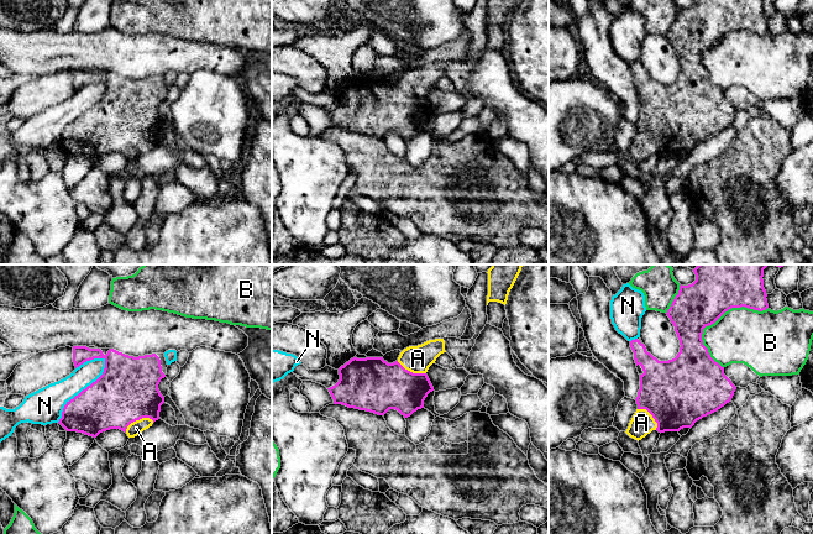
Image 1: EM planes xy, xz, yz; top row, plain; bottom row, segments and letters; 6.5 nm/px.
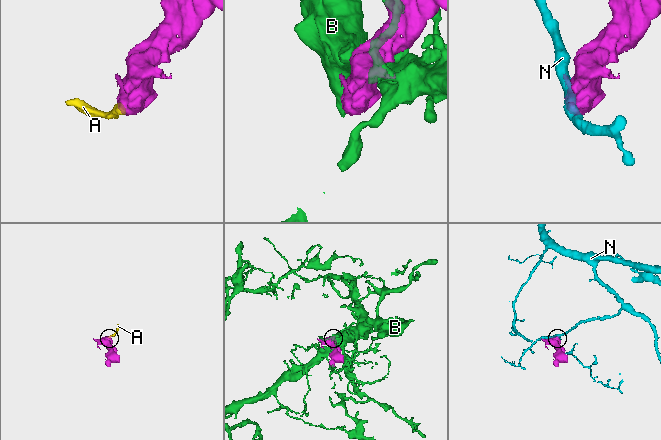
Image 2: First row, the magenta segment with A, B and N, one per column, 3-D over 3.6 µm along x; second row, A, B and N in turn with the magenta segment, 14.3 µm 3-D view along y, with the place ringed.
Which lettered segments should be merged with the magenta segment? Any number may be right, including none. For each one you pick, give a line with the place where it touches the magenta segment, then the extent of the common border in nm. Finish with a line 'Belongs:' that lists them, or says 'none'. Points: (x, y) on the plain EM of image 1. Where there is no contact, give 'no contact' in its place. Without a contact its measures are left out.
A: contact xy (137, 142); length 200 nm
Belongs: A

